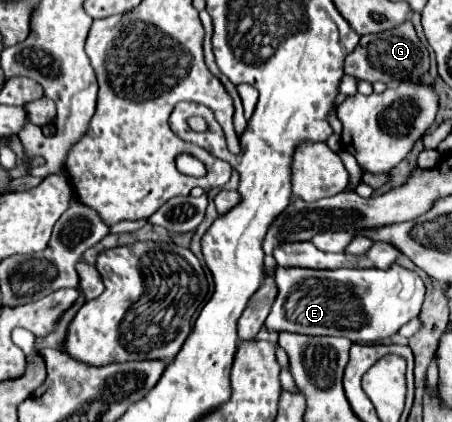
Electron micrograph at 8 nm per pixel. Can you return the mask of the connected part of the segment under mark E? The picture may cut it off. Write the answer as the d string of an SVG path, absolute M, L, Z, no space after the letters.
M392 265L386 271L380 269L332 269L332 271L314 271L314 269L282 269L274 273L278 295L272 303L272 311L266 319L266 329L280 333L300 333L300 335L336 335L346 337L352 343L376 343L384 337L394 335L402 325L414 319L421 311L426 288L422 279L400 265Z

